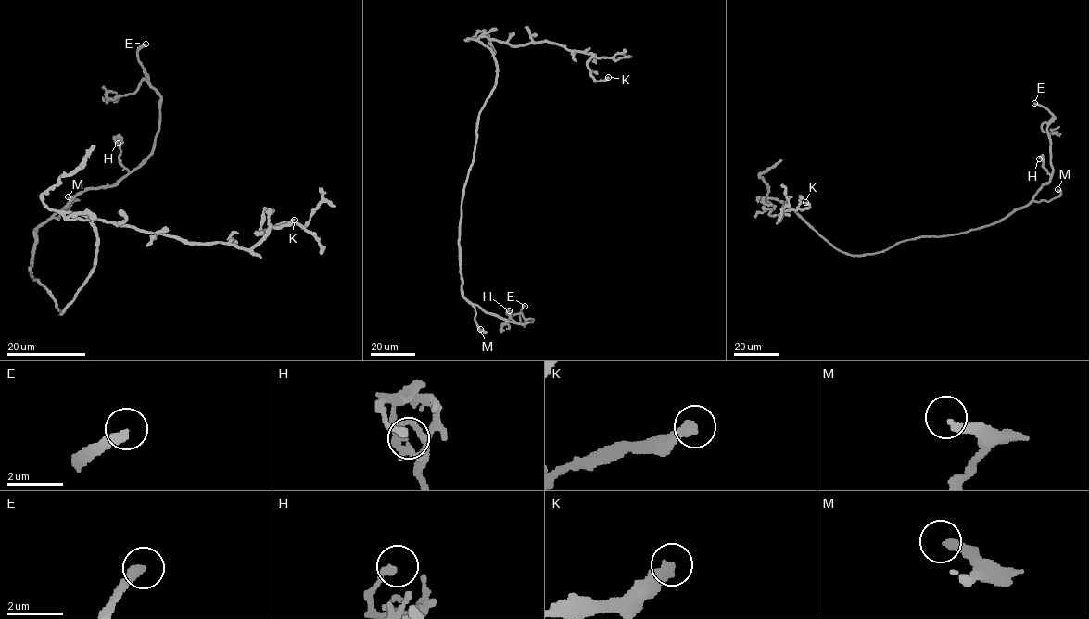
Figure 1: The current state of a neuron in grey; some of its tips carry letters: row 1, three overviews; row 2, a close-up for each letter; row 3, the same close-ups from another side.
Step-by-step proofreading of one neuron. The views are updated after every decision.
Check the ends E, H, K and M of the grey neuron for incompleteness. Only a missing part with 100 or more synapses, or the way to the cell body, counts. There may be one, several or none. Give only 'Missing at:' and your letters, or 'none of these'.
Missing at: E

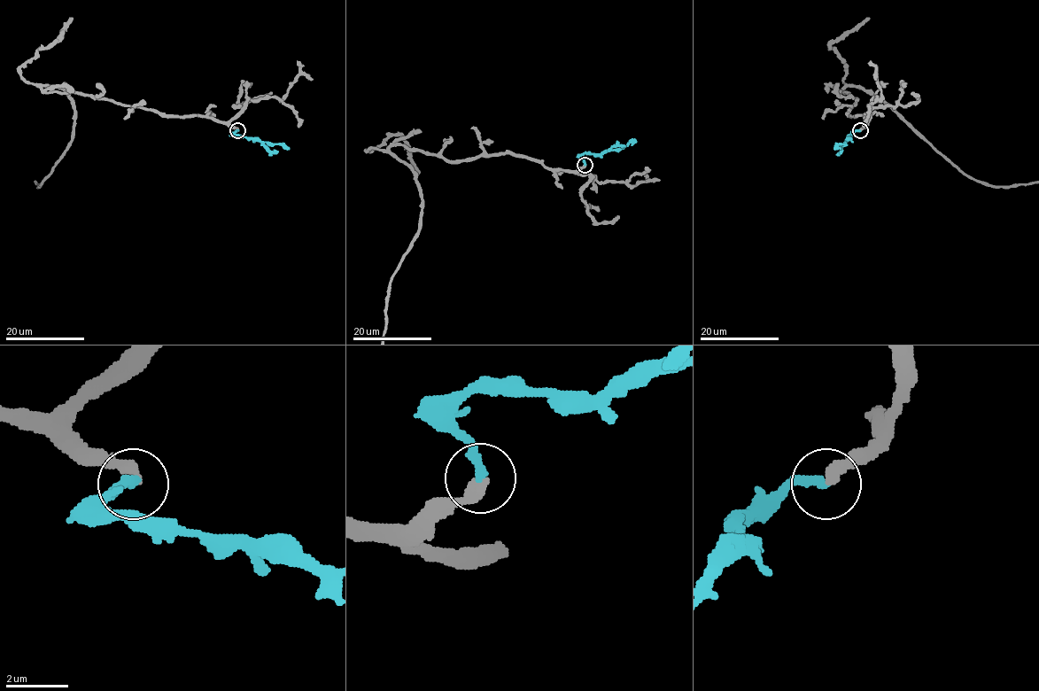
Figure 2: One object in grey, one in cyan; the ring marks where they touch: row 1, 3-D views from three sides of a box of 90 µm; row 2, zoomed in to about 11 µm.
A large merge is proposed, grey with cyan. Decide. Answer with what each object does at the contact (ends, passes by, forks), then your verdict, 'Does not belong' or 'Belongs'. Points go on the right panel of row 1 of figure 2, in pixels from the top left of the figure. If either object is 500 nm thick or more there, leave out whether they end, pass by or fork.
At the ring grey ends. At the ring cyan ends. Belongs

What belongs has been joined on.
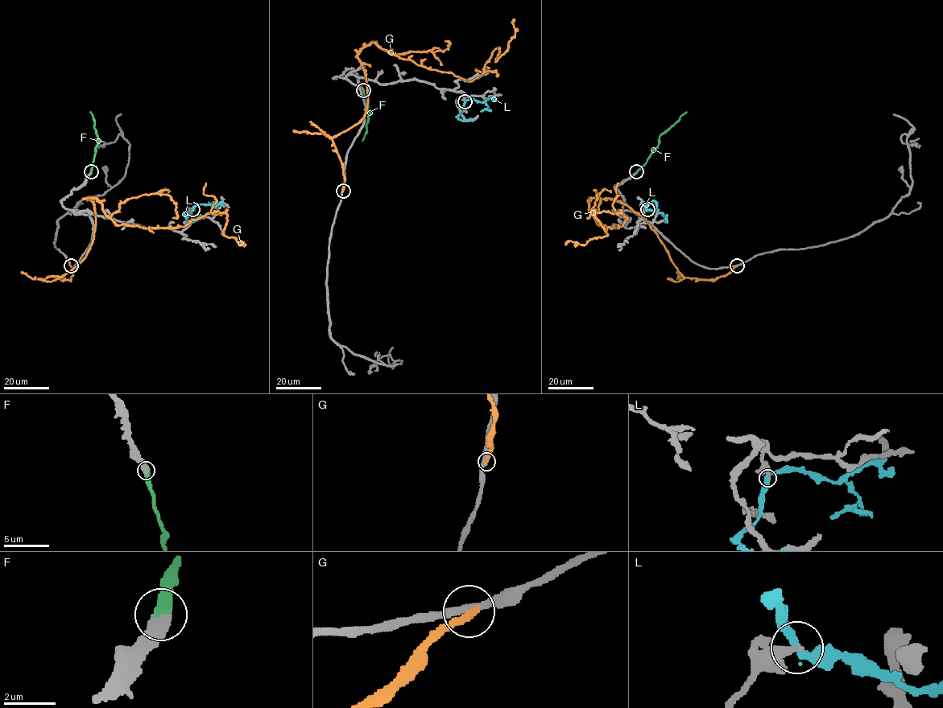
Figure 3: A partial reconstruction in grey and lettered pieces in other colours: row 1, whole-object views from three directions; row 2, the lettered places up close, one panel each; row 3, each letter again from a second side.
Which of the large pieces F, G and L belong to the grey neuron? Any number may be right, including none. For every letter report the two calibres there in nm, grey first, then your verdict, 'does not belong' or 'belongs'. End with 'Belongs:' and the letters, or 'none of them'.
F: calibres 550 and 440 nm; belongs
G: calibres 280 and 320 nm; does not belong
L: calibres 400 and 360 nm; does not belong
Belongs: F

